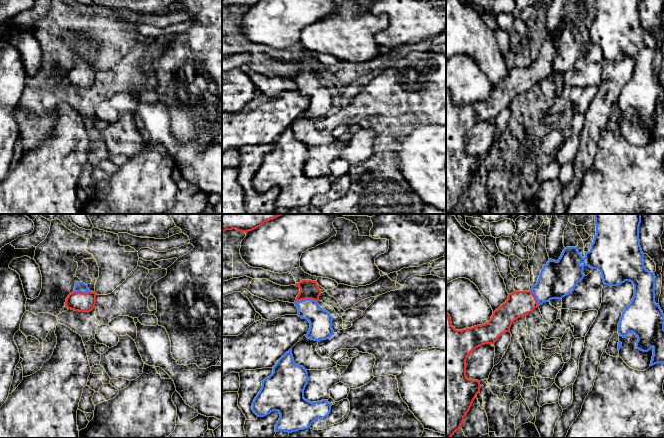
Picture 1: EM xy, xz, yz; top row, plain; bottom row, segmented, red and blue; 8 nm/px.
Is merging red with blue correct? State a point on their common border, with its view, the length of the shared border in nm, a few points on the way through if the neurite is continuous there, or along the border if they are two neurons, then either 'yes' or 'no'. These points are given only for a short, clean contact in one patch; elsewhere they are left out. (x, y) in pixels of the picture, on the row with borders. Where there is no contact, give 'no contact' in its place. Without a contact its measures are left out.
contact xz (305, 298); length 190 nm; way xz (309, 289), (309, 294), (305, 298), (308, 308), (320, 320); yes

